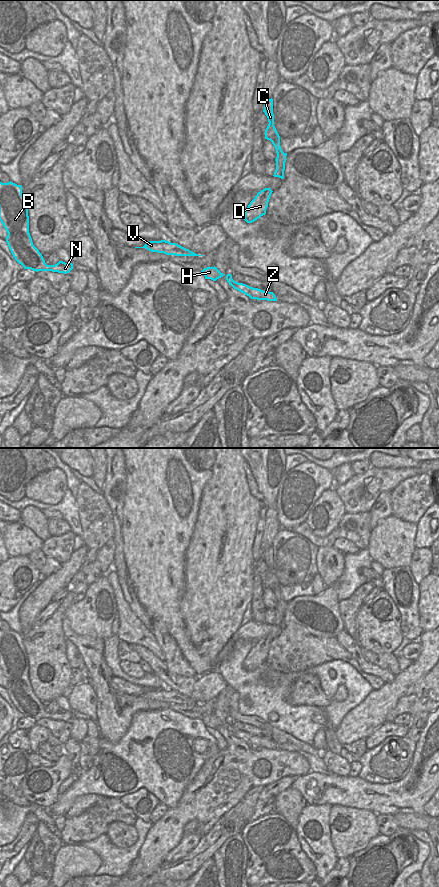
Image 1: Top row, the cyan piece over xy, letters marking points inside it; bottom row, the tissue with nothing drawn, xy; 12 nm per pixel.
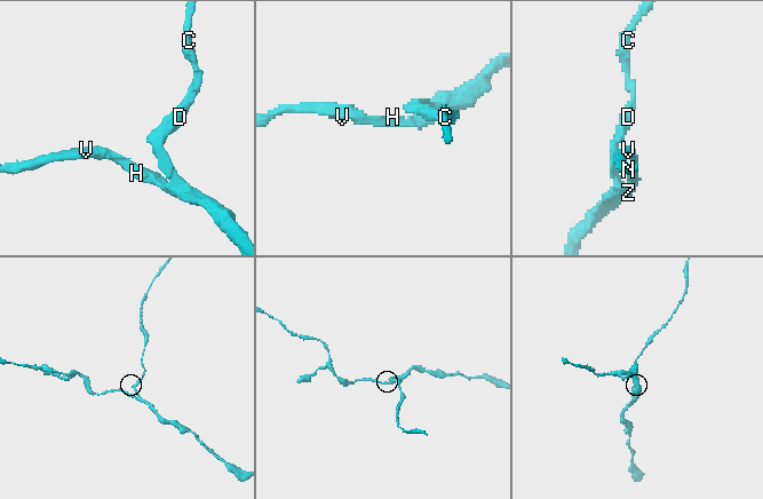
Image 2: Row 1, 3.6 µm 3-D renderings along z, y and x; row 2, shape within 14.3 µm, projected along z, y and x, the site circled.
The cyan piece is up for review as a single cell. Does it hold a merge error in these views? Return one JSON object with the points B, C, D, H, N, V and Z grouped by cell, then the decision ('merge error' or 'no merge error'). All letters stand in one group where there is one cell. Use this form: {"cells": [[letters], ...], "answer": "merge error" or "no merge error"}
{"cells": [["B", "C", "D", "H", "N", "V", "Z"]], "answer": "no merge error"}

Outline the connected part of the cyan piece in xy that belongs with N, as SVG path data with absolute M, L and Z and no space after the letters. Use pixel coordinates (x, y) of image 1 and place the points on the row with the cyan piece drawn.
M0 182L0 221L6 229L8 235L6 242L8 247L15 258L24 269L31 269L33 271L52 271L67 274L73 269L72 263L65 263L59 261L55 265L47 265L42 254L33 245L32 238L29 233L29 216L28 208L25 204L22 195L22 186L13 182L2 183Z

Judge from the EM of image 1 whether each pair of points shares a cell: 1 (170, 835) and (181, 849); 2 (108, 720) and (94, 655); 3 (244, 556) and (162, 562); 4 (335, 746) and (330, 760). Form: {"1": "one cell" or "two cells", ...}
{"1": "two cells", "2": "one cell", "3": "two cells", "4": "two cells"}

